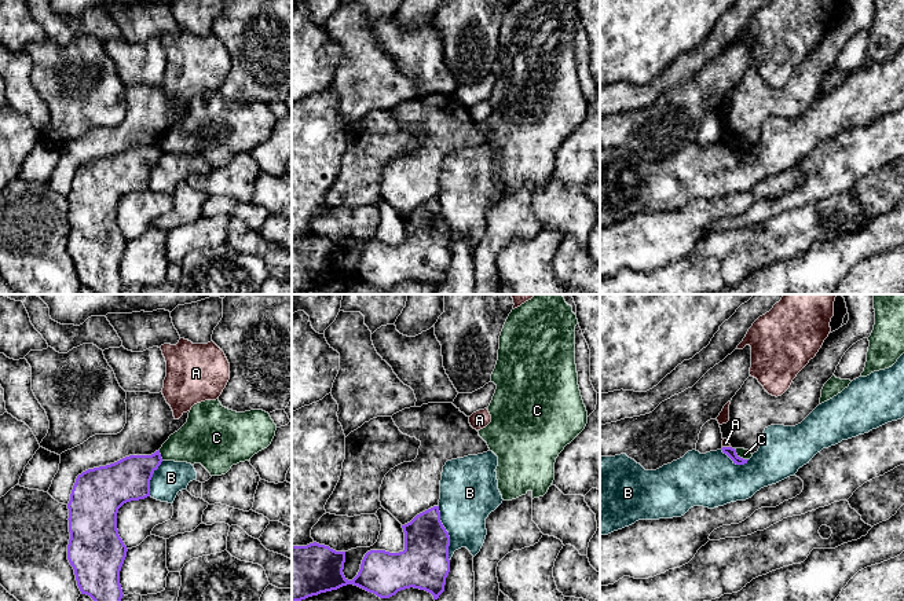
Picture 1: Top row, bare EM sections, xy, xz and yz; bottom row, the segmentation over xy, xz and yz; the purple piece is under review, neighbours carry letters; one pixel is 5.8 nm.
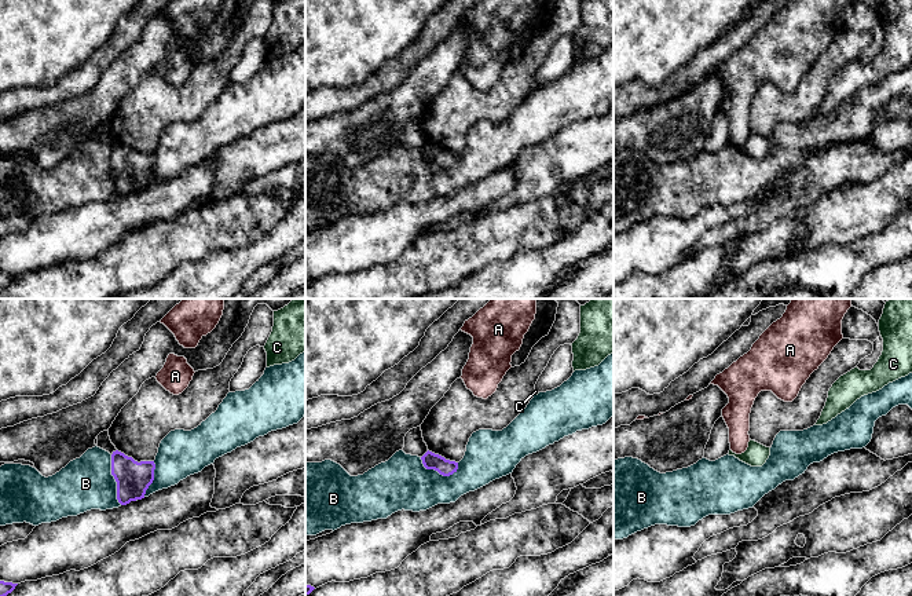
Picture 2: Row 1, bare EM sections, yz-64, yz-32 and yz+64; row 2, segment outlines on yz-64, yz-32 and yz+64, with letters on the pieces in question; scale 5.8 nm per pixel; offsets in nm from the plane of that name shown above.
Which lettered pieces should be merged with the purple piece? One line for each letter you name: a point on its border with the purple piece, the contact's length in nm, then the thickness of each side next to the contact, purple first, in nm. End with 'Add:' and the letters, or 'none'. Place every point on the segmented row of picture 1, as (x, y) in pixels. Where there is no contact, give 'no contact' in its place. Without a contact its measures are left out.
Add: none

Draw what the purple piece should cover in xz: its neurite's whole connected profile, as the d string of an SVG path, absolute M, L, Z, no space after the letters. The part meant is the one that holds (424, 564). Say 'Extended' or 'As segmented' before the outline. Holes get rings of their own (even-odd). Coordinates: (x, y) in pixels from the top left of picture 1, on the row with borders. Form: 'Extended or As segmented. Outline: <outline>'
As segmented. Outline: M439 506L417 514L402 528L405 550L367 551L352 580L343 573L345 551L336 551L316 542L292 546L292 601L347 584L358 586L380 598L389 598L400 590L414 587L438 600L450 572L450 536L440 521Z

